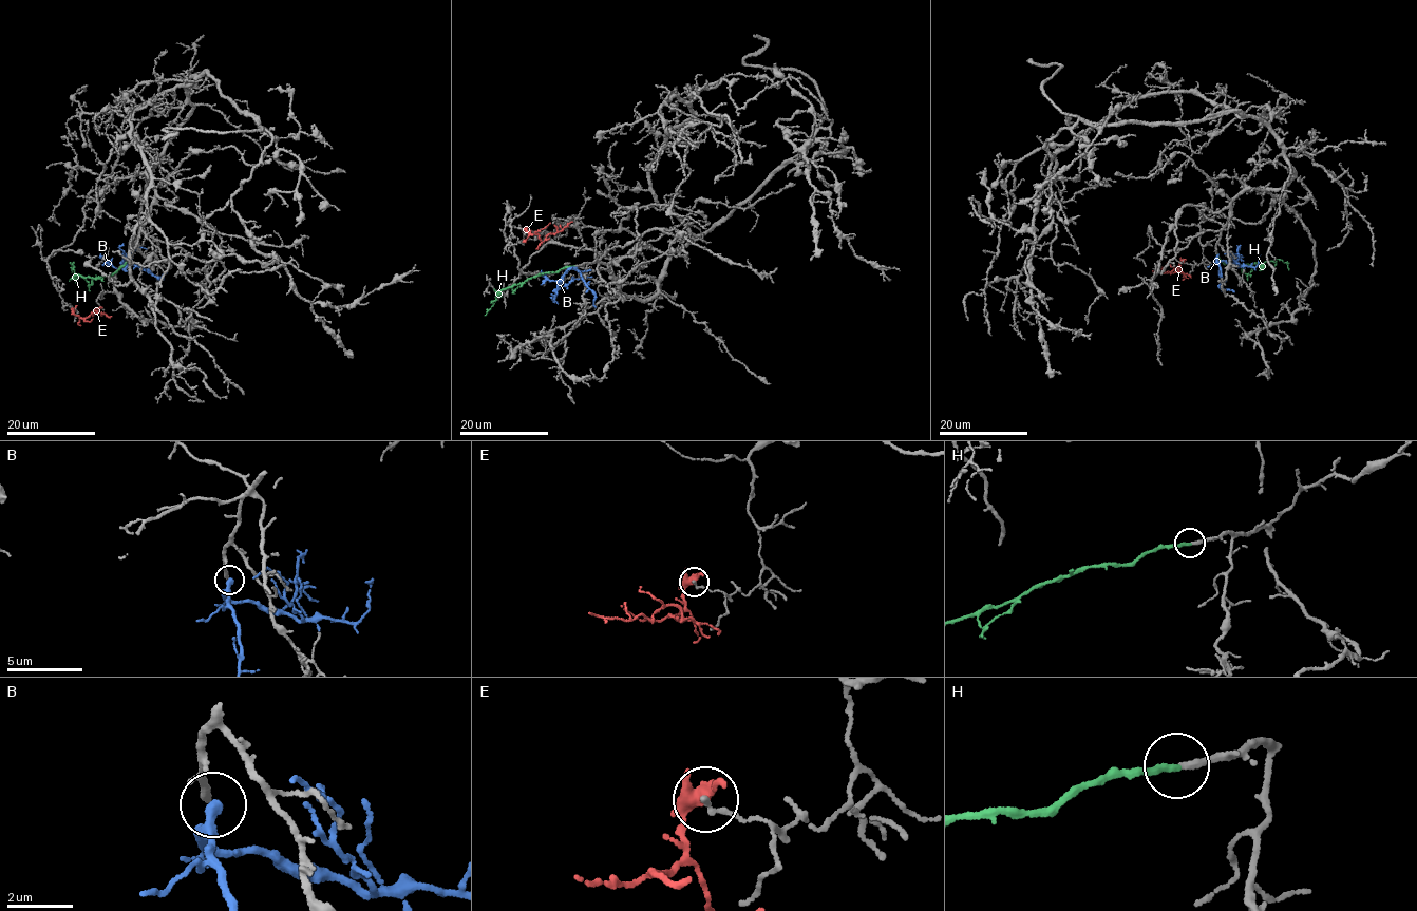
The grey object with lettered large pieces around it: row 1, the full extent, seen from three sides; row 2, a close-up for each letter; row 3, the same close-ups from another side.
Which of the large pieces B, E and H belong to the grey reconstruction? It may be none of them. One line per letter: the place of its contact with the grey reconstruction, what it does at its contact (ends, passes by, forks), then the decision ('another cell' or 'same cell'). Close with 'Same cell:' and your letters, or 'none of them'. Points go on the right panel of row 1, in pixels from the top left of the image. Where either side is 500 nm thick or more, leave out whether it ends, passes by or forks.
B: (1217, 254) | it passes by | another cell
E: (1183, 261) | another cell
H: (1216, 253) | it ends | same cell
Same cell: H

